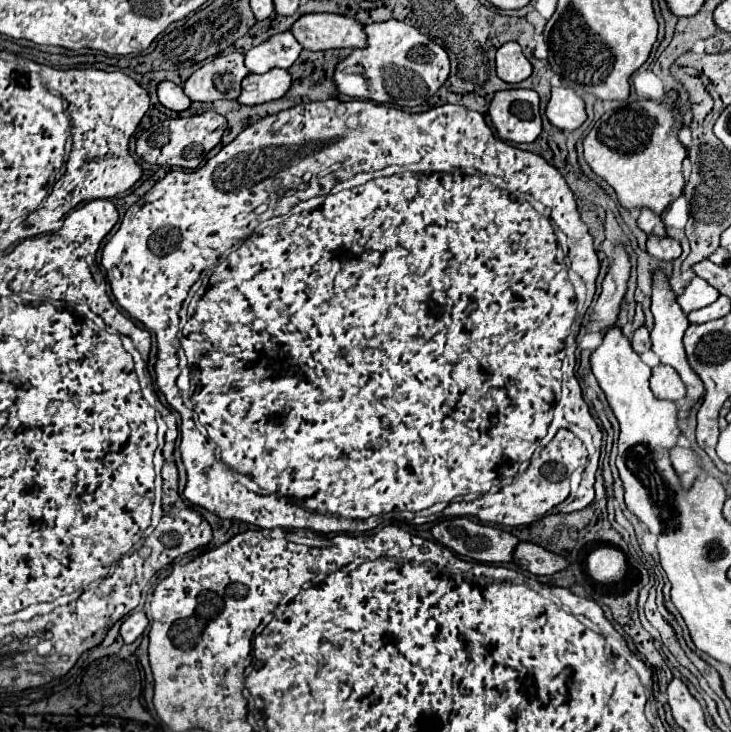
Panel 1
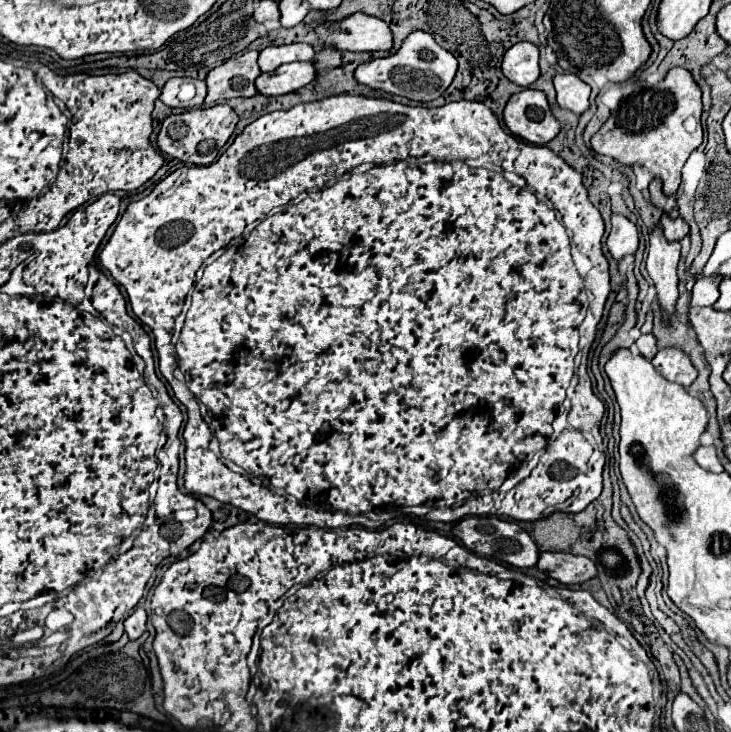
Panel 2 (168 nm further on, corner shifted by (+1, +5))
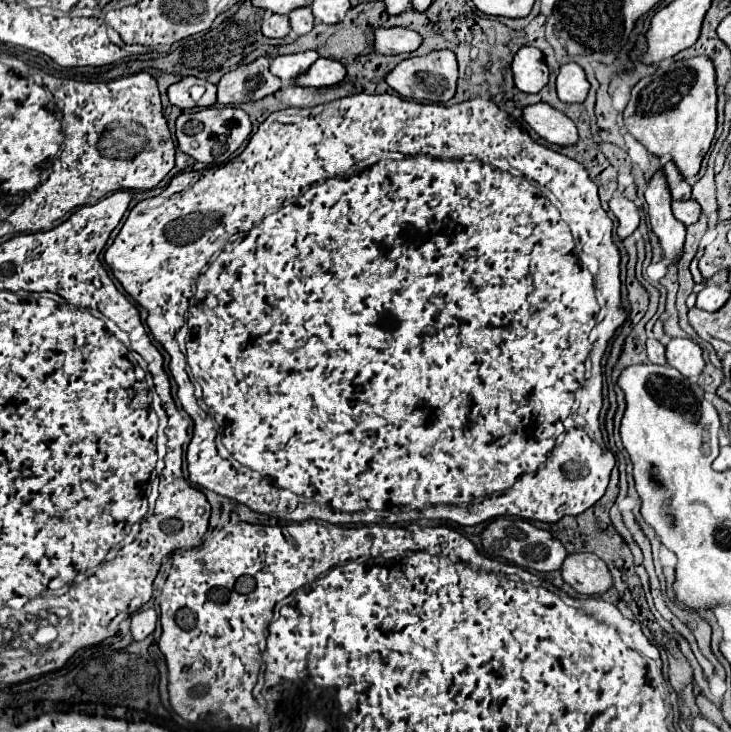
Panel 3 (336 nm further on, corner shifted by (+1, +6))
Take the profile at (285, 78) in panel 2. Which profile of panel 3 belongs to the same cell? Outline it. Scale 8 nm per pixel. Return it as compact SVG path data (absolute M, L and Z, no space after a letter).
M319 57L305 73L297 75L293 79L293 83L301 85L301 87L327 87L327 85L339 83L343 77L345 77L343 63L339 63L335 59Z

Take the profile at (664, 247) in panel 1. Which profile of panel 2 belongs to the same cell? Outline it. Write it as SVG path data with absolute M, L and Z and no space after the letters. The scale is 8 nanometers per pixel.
M667 214L661 216L661 226L667 240L681 240L689 234L689 224L683 218L669 218Z

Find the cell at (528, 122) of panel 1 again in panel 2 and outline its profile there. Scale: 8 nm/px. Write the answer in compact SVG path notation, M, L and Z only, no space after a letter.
M531 88L511 96L503 116L505 116L507 128L515 136L531 144L543 146L551 142L561 130L559 120L549 110L545 94Z

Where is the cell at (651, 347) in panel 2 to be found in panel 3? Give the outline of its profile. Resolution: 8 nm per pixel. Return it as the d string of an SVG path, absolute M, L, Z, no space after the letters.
M649 337L647 339L647 357L651 363L657 363L657 365L665 365L665 347L661 341Z

